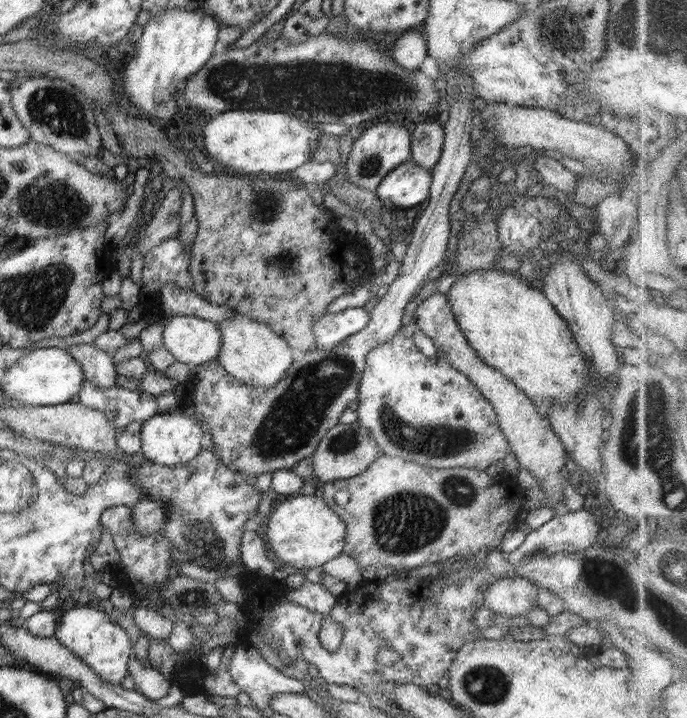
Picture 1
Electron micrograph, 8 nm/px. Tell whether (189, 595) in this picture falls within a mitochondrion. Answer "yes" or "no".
yes

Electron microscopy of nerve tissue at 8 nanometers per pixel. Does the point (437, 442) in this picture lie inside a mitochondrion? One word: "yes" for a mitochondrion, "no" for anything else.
yes

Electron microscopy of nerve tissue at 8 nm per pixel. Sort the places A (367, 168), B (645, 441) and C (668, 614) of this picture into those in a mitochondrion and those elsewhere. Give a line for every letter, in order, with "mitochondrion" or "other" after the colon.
A: mitochondrion
B: mitochondrion
C: mitochondrion

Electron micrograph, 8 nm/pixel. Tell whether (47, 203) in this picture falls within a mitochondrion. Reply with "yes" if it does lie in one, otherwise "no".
yes

